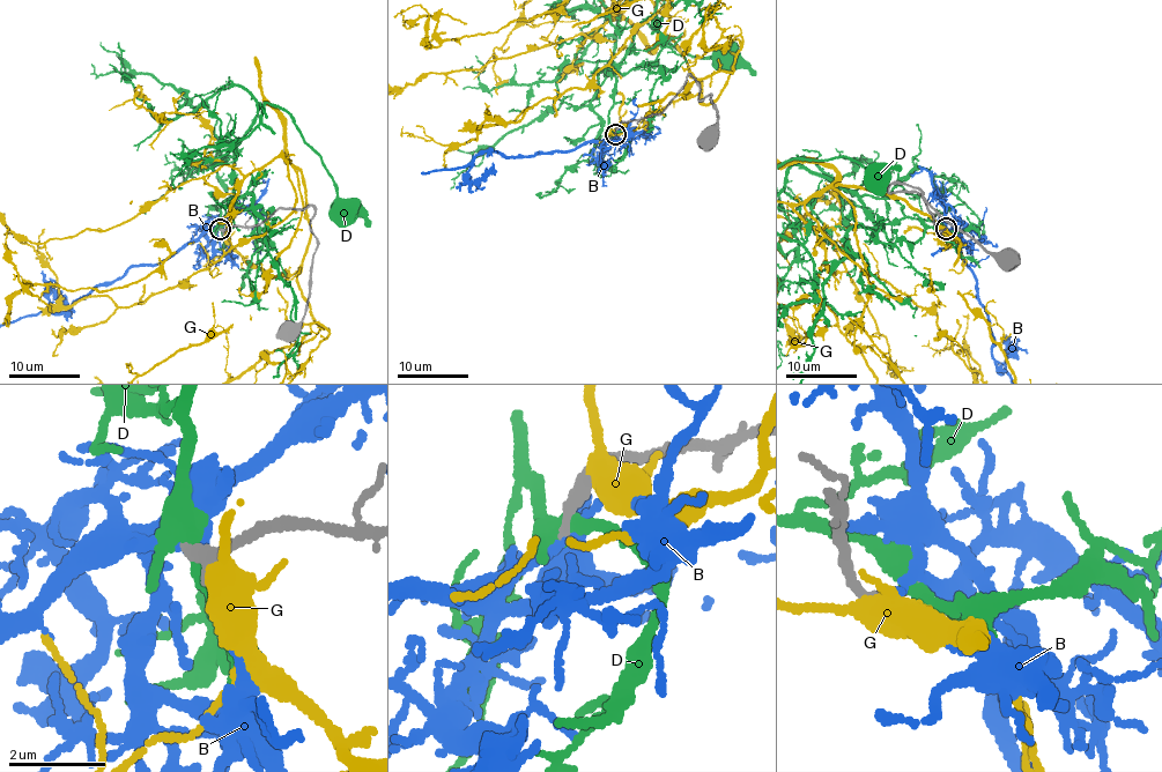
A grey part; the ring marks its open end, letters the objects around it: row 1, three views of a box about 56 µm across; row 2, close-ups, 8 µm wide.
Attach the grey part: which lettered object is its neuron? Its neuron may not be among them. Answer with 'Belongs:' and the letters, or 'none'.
Belongs: B

